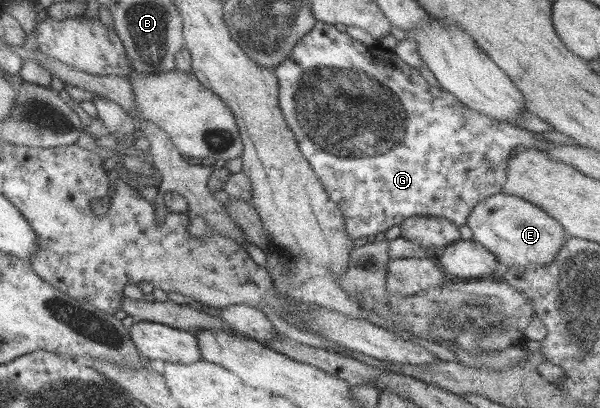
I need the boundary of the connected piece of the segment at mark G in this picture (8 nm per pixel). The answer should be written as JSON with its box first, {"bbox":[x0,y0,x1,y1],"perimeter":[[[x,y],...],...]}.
{"bbox":[272,21,553,243],"perimeter":[[[318,21],[313,29],[293,46],[289,57],[272,70],[279,80],[279,107],[283,112],[283,117],[289,128],[293,130],[303,157],[308,160],[311,168],[321,180],[329,198],[341,209],[349,237],[358,243],[363,242],[369,235],[377,235],[377,233],[387,231],[393,225],[401,226],[404,219],[413,216],[443,217],[455,225],[465,225],[469,214],[477,203],[503,191],[503,184],[507,182],[506,166],[512,149],[517,145],[523,145],[525,148],[537,148],[538,150],[553,147],[551,141],[545,141],[541,136],[535,135],[535,132],[519,128],[515,124],[501,123],[493,117],[487,117],[487,115],[481,115],[479,111],[467,107],[465,103],[457,99],[457,96],[449,93],[446,89],[437,85],[430,85],[420,76],[419,68],[407,65],[393,51],[380,46],[361,43],[351,38],[347,32],[337,31],[335,26],[321,21]]]}

